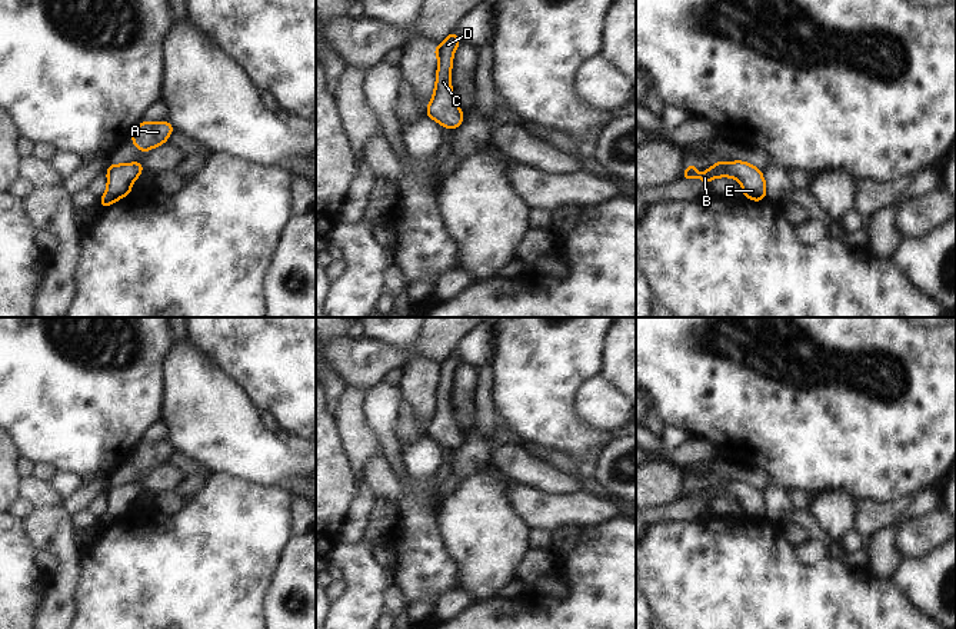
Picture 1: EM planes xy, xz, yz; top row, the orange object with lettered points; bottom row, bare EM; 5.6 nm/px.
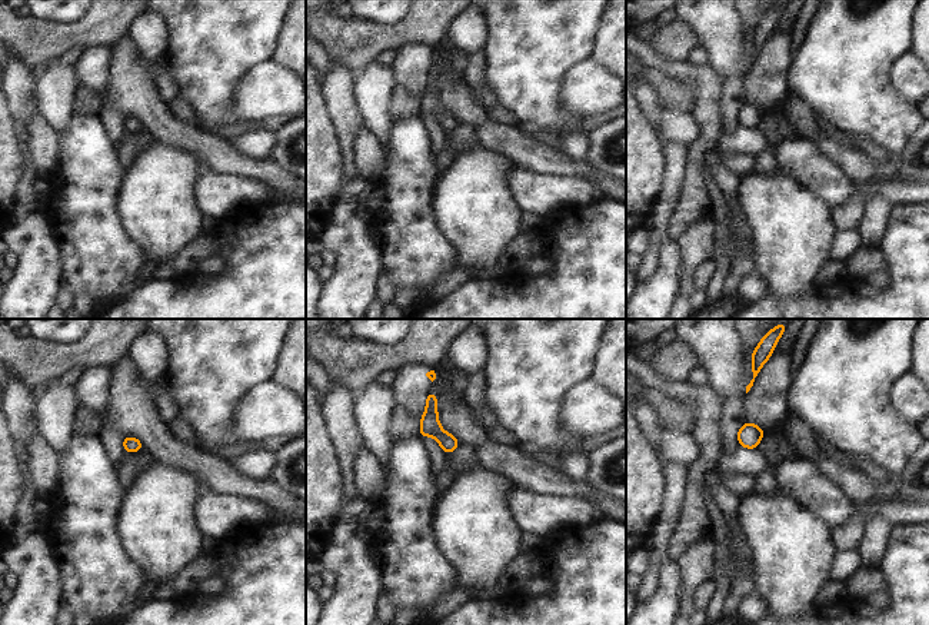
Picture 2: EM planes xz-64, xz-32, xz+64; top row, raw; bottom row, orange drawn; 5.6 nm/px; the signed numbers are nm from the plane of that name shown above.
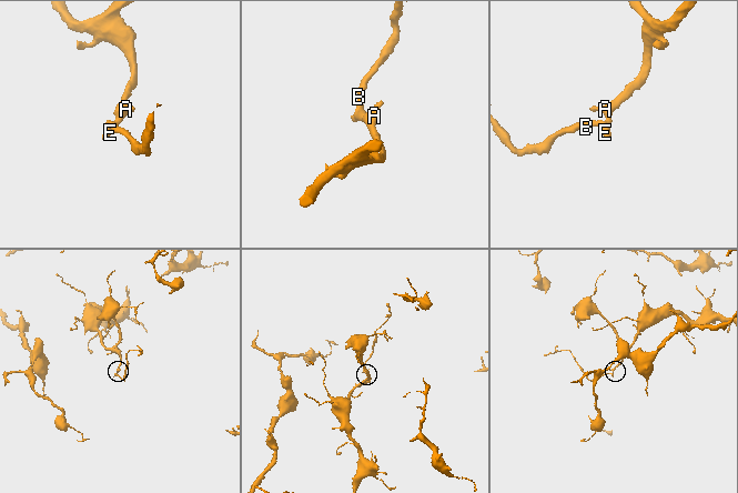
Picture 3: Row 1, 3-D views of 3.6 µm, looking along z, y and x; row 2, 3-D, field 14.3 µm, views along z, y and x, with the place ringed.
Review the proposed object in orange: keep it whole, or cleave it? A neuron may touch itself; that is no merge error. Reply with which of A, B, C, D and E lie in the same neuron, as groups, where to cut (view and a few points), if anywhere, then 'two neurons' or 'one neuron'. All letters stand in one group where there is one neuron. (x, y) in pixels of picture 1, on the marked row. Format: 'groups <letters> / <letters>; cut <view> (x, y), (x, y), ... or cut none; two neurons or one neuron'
groups A B C D E; cut none; one neuron

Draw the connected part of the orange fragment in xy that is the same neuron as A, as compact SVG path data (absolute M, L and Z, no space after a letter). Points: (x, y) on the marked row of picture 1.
M143 122L136 127L131 143L139 150L146 153L150 149L159 147L166 143L169 136L173 133L173 124L169 122Z

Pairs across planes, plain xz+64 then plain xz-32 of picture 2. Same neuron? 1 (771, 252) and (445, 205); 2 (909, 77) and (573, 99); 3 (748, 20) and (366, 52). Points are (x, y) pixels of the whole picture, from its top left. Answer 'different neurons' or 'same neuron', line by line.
1: same neuron
2: same neuron
3: same neuron

